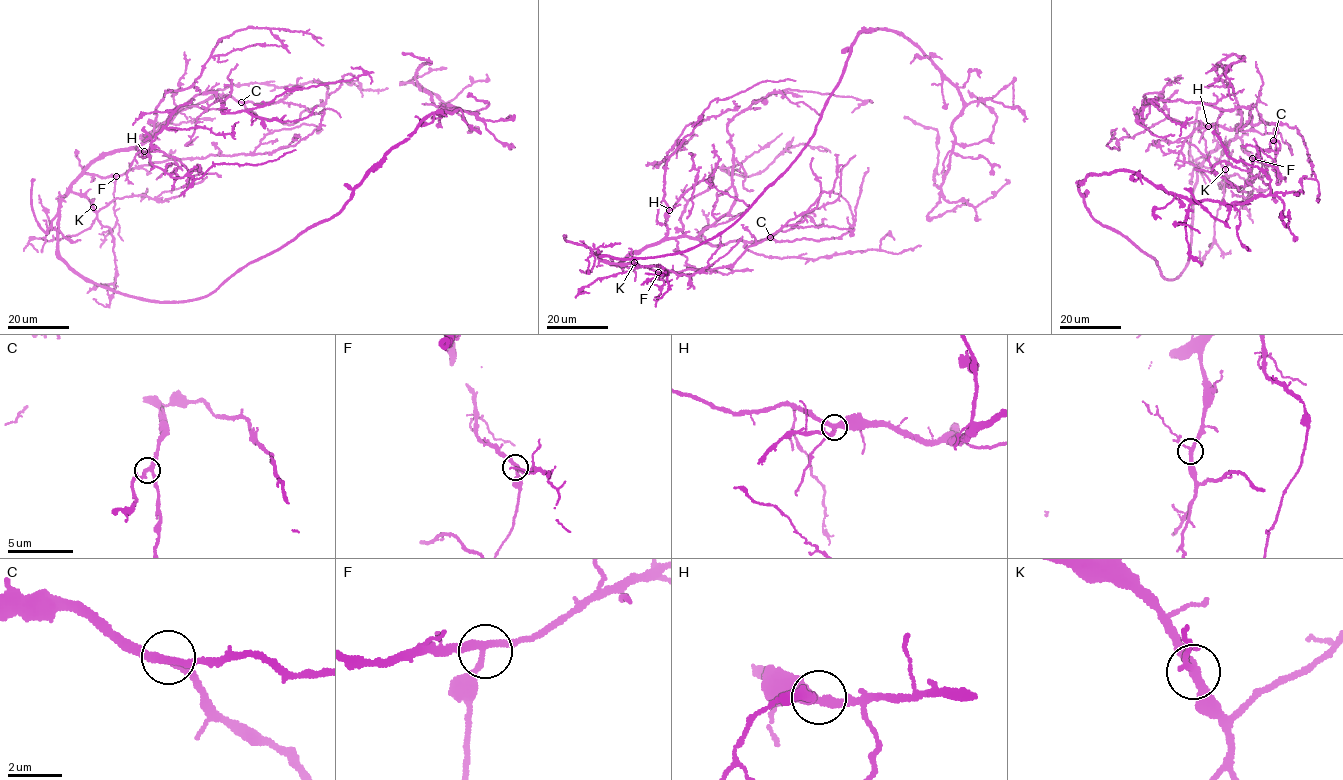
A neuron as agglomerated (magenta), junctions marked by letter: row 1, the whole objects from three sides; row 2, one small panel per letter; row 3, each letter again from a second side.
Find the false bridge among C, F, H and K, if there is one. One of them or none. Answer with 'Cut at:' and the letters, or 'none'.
Cut at: none

